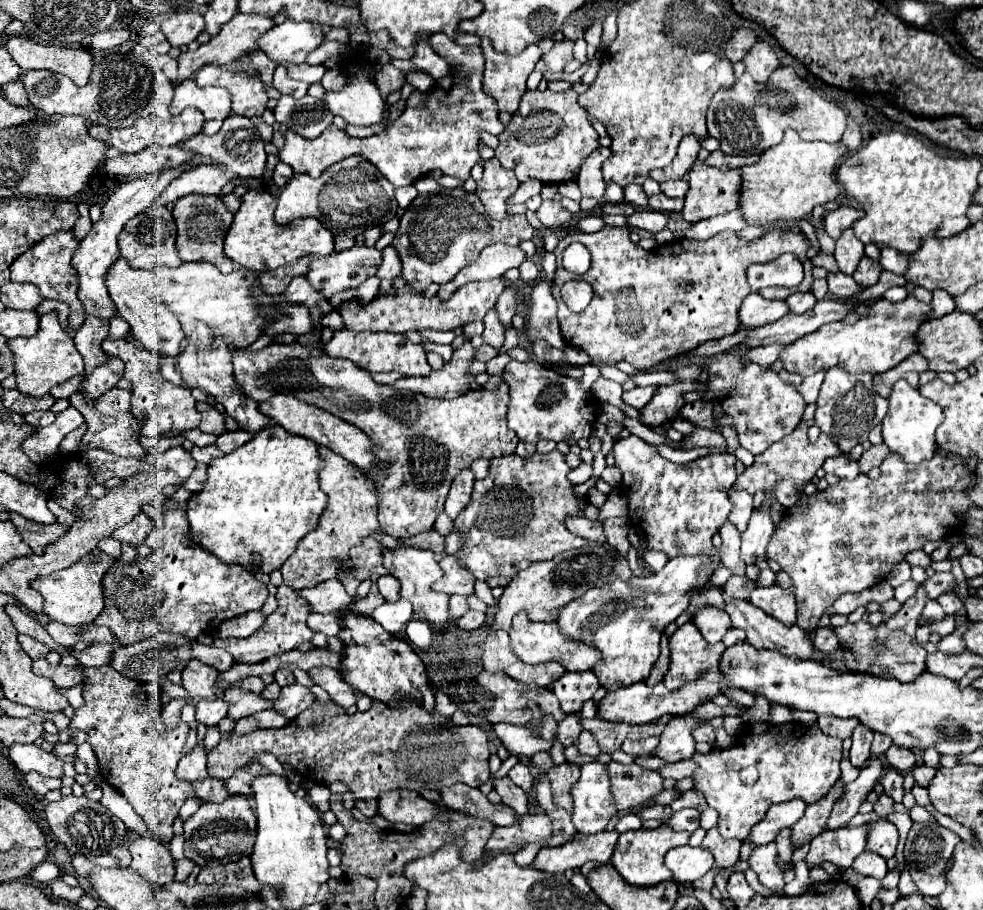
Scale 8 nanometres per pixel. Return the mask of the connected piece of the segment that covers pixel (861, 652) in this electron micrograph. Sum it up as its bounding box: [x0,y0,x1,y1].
[831,572,953,682]

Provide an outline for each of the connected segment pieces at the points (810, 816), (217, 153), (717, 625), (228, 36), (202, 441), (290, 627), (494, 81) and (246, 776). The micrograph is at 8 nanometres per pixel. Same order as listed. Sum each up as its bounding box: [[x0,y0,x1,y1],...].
[[791,782,843,850],[183,114,267,178],[695,608,731,642],[179,14,273,80],[183,430,217,446],[213,586,315,664],[481,38,541,114],[225,764,269,796]]

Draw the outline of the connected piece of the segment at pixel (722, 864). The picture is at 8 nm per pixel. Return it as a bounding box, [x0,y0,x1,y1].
[701,828,741,872]

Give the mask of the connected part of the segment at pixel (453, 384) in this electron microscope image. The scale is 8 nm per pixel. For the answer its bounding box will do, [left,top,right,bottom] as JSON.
[393,340,475,398]

